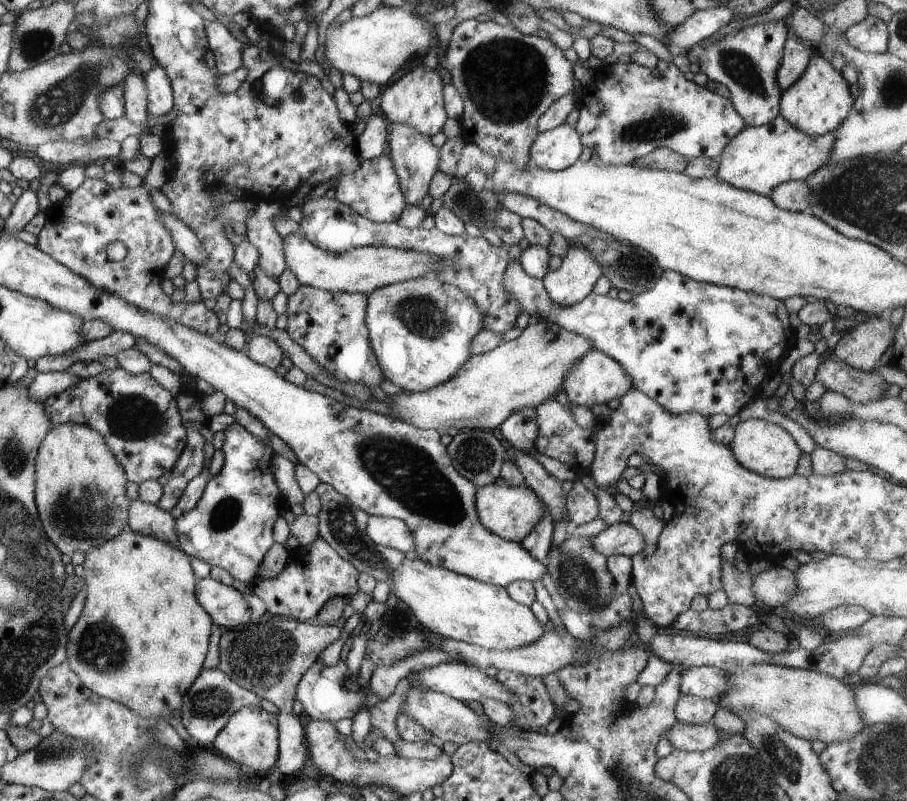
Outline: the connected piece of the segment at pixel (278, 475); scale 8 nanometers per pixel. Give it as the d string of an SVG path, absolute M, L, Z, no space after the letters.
M272 455L272 472L274 473L277 487L286 498L289 510L296 516L304 514L302 504L305 494L300 490L299 482L295 477L296 464L289 459L278 455Z

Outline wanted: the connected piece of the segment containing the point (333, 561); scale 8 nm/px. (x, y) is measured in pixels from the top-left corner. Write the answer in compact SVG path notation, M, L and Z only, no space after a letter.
M322 537L308 546L300 546L289 554L289 561L286 568L273 579L263 579L256 576L254 580L248 581L247 586L258 598L261 598L267 606L267 611L272 616L284 616L284 618L295 618L301 621L314 618L322 610L324 603L330 598L339 596L352 598L360 587L358 586L359 572L347 560L344 560Z

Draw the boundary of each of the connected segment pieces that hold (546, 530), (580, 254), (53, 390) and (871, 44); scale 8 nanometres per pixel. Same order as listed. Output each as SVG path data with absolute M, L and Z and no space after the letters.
M545 506L542 520L524 540L521 540L523 549L527 550L535 559L538 559L546 565L549 563L554 527L551 512Z
M582 244L569 245L561 266L553 272L548 271L542 278L549 297L560 306L576 304L593 292L596 281L603 275L602 265Z
M67 370L37 373L28 390L37 401L45 401L49 396L60 394L76 384L82 377L83 375L78 376Z
M868 15L844 33L851 47L865 53L886 53L889 43L887 24Z

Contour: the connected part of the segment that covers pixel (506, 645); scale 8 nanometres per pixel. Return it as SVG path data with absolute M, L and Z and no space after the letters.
M415 552L408 554L402 566L394 572L391 591L408 605L422 628L434 636L462 641L478 645L485 649L510 650L534 644L545 632L544 621L539 619L529 606L516 602L507 593L505 587L481 583L480 581L462 576L444 567L435 567L423 561Z

